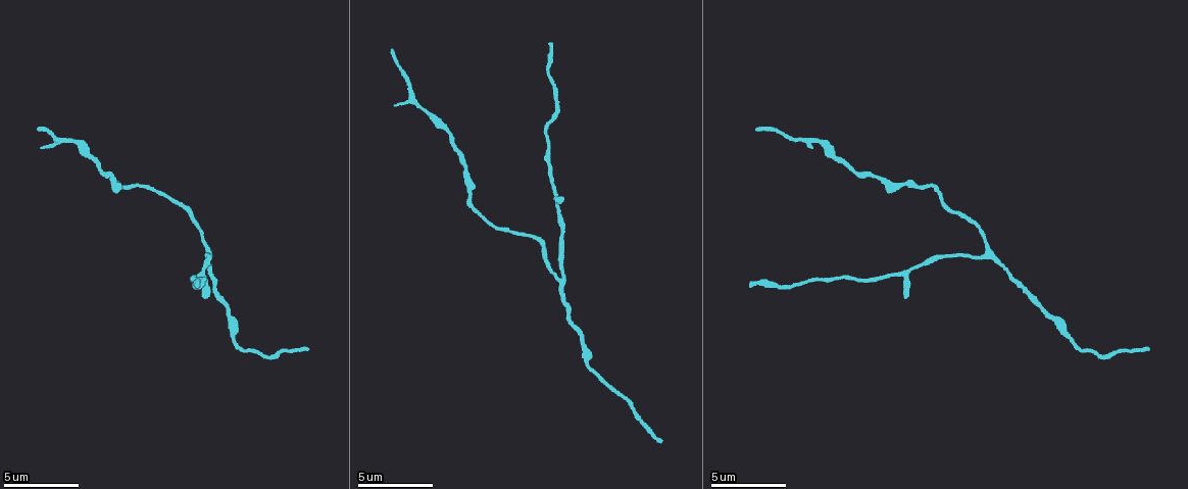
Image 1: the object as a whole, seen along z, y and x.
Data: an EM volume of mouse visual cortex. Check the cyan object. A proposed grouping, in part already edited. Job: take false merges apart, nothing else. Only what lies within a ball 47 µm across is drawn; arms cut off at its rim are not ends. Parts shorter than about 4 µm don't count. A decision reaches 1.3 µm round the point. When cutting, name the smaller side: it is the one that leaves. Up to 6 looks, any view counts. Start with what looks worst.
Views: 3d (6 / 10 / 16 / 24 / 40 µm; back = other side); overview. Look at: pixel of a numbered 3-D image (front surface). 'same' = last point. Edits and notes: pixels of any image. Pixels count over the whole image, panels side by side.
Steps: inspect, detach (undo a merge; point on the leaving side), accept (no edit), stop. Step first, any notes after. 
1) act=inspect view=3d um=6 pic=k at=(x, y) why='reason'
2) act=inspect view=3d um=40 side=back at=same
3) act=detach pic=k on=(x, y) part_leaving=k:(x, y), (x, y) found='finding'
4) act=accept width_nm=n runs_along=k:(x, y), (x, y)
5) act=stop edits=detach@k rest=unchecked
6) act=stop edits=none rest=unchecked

act=inspect view=3d um=6 pic=1 at=(564, 278)

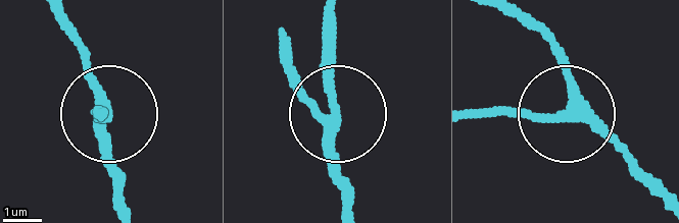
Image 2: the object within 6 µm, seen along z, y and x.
act=inspect view=3d um=6 side=back pic=2 at=(572, 117)

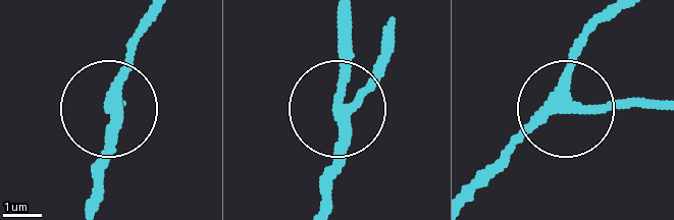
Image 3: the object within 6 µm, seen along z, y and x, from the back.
act=accept runs_along=3:(157, 11), (109, 108), (99, 189) found='one neuron here'

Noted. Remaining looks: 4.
act=inspect view=3d um=16 pic=1 at=(840, 159) why='sudden change in width'

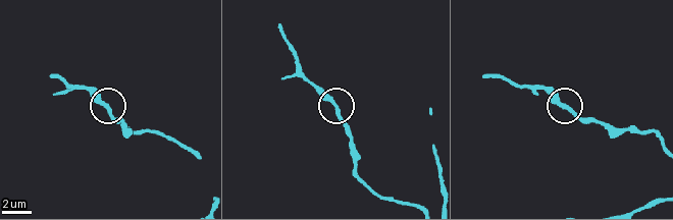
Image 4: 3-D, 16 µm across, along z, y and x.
act=inspect view=3d um=6 at=same

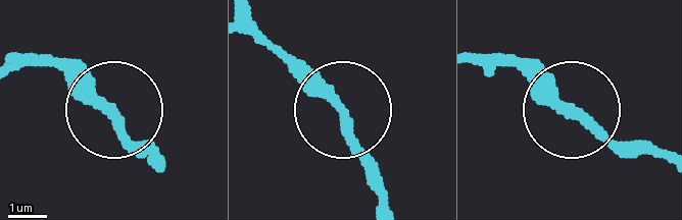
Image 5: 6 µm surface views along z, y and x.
act=accept width_nm=260 runs_along=5:(381, 205), (351, 117), (280, 52) found='continuous, no second neuron'

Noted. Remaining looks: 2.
act=inspect view=3d um=16 pic=1 at=(470, 203) why='thick turns thin'

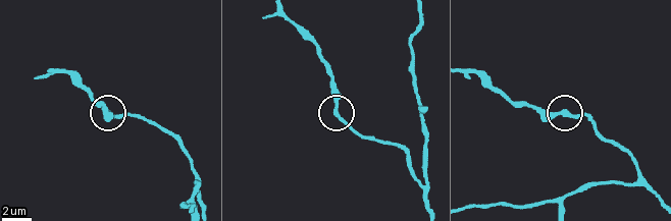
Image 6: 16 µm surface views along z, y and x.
act=accept width_nm=270 runs_along=6:(615, 147), (596, 133), (587, 117), (544, 113), (519, 106) found='one neuron here'

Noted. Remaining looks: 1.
act=stop edits=none rest=unchecked

